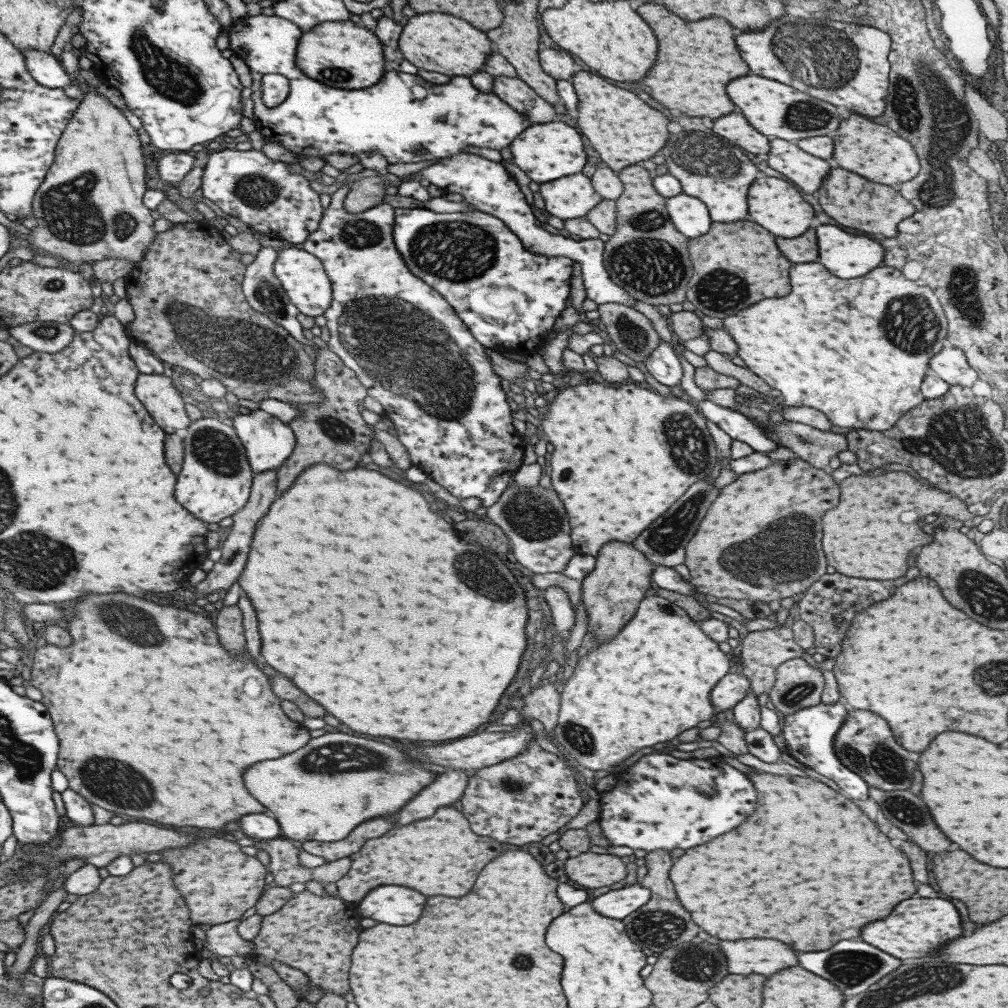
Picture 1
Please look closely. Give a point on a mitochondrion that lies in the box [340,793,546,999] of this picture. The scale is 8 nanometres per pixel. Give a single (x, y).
(524, 962)

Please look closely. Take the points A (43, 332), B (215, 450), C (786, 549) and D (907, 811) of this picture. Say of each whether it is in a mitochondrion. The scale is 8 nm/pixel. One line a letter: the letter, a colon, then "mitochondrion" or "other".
A: mitochondrion
B: mitochondrion
C: mitochondrion
D: mitochondrion

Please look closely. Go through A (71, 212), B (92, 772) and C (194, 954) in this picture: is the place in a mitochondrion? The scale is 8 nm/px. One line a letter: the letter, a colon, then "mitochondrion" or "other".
A: mitochondrion
B: mitochondrion
C: other

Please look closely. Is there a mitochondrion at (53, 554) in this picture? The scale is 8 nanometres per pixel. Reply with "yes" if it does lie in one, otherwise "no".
yes

